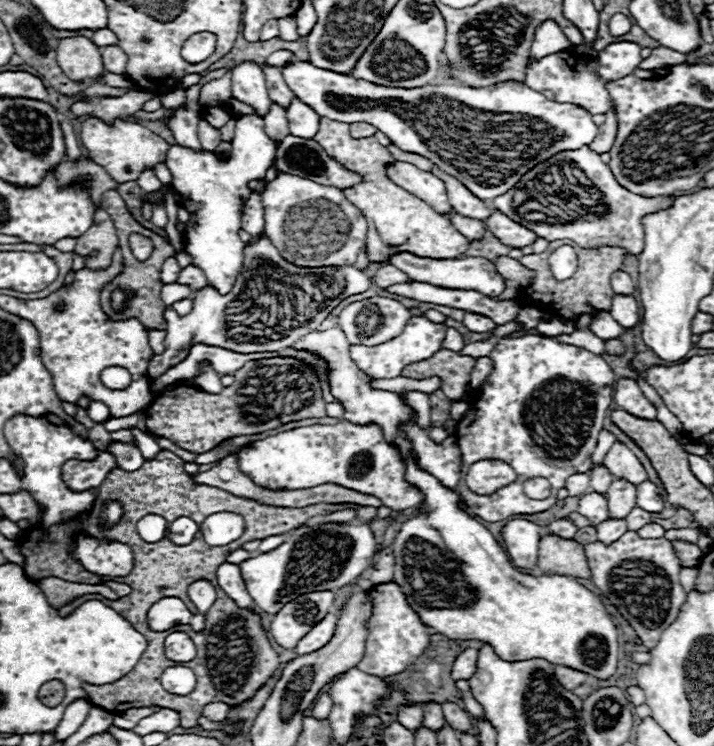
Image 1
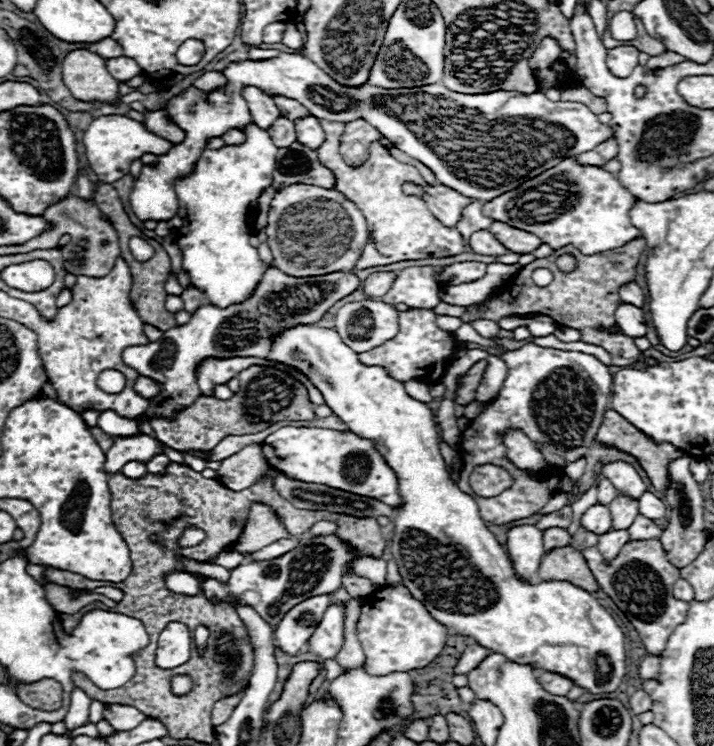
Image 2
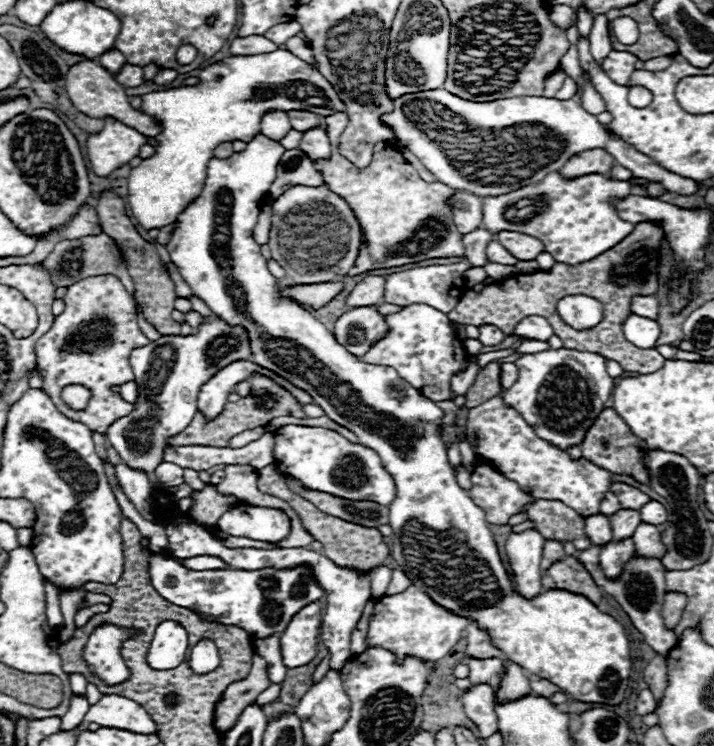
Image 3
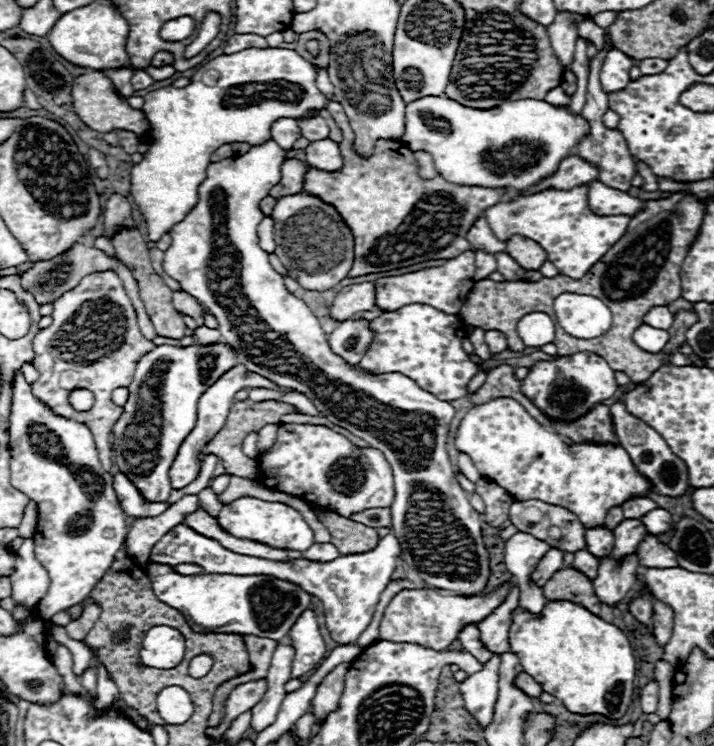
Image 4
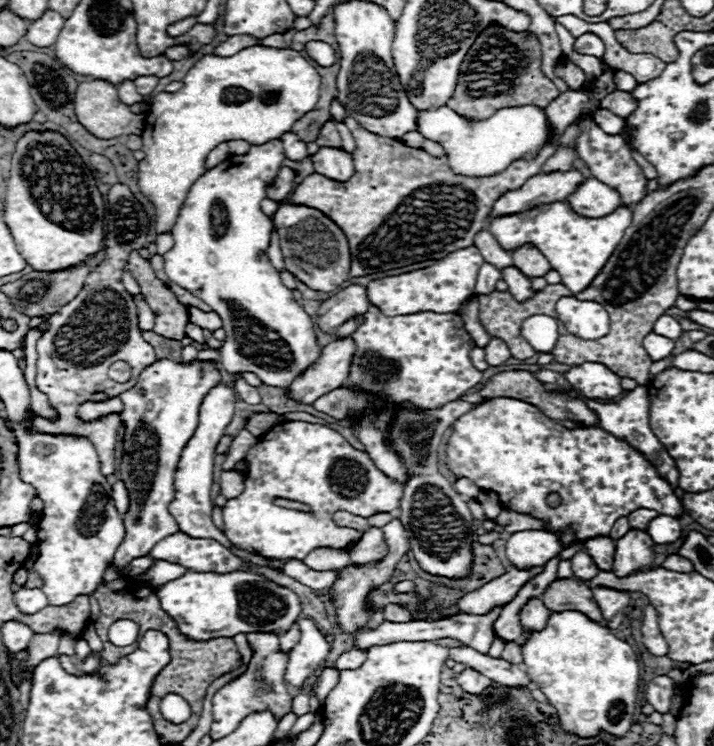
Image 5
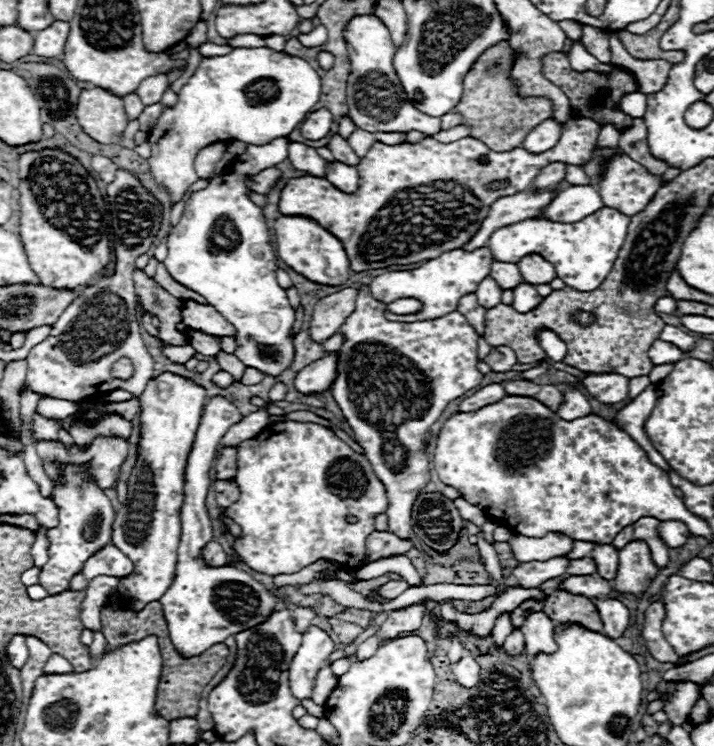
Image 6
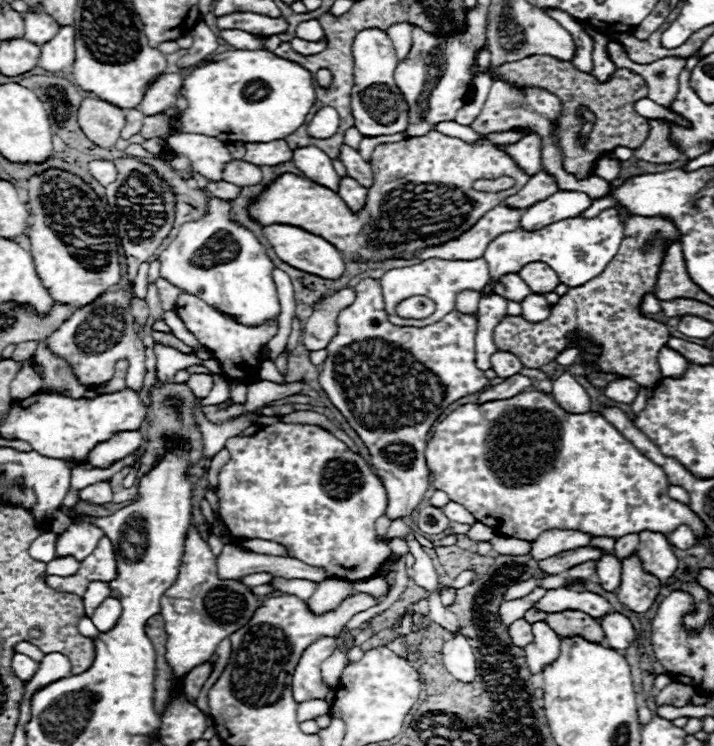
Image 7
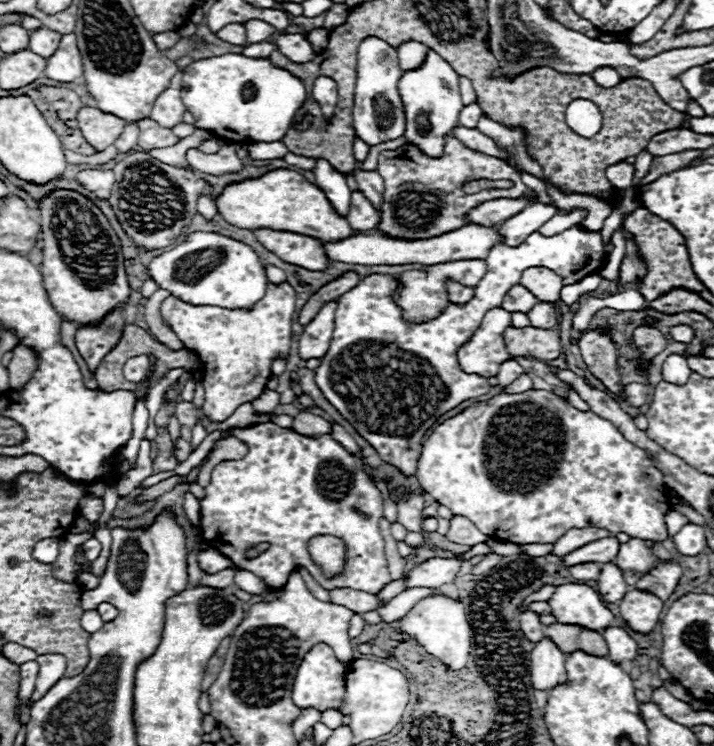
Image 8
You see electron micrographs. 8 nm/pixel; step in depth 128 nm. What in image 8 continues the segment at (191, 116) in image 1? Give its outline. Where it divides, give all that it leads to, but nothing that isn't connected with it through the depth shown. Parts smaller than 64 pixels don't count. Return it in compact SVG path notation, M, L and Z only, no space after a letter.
M84 106L78 112L78 128L86 138L86 142L96 152L102 152L108 146L112 146L122 134L124 126L126 126L126 120L112 114L104 114L92 106Z

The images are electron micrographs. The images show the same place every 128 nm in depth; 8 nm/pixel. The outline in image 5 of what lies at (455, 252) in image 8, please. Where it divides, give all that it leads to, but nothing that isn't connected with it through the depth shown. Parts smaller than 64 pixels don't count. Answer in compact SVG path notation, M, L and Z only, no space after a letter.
M568 170L568 172L558 172L558 174L538 174L538 176L530 178L518 190L510 190L500 196L494 202L488 224L498 216L520 214L520 212L526 212L526 210L542 206L542 204L564 200L582 182L584 182L584 178L578 170Z

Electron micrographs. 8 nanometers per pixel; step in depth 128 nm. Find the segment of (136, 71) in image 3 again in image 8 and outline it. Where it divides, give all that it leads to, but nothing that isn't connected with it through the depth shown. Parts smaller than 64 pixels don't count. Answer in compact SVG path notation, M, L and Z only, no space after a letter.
M178 70L174 74L174 78L170 80L172 86L168 90L164 90L160 94L160 98L154 102L150 118L164 128L174 128L176 124L184 122L186 108L184 108L182 98L180 98L180 82L182 82L182 72Z

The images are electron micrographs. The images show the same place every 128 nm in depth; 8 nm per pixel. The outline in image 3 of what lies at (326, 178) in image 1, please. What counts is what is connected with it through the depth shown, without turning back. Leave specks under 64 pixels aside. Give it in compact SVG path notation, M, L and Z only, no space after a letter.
M286 150L278 164L278 174L270 186L270 198L278 198L290 186L322 186L322 174L314 170L314 162L302 150Z

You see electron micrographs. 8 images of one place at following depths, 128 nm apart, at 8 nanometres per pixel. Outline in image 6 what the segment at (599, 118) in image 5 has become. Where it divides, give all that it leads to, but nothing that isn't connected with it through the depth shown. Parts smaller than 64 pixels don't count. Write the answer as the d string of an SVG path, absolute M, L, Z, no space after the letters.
M604 126L598 136L598 148L618 148L620 134L612 130L612 126Z

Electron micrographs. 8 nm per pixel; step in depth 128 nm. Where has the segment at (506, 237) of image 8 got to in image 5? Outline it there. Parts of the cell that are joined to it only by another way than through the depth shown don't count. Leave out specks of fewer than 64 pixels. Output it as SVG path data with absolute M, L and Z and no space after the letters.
M590 178L582 182L566 200L570 208L574 208L576 214L582 216L602 216L610 214L610 210L616 210L620 206L620 196L614 194L614 190L606 184L602 184L596 178Z

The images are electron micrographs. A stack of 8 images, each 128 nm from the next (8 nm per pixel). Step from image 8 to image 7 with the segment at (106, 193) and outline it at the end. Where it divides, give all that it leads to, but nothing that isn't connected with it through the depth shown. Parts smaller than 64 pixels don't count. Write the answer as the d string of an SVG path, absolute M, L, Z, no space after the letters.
M94 160L94 162L90 162L88 170L102 186L108 186L108 184L112 184L116 180L116 168L108 160Z

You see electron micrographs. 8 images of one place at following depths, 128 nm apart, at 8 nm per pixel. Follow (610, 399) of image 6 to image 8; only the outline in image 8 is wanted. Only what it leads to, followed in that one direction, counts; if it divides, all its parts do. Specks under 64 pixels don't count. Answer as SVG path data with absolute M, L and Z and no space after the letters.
M628 384L628 386L624 388L624 392L626 392L626 398L628 398L630 406L640 408L640 406L644 406L644 402L646 402L648 386L644 386L644 384Z

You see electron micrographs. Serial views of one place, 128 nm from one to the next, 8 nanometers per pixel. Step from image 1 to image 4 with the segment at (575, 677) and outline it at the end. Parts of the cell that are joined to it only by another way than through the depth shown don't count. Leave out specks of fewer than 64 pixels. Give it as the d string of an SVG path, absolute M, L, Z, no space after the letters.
M520 672L520 674L514 678L514 686L520 688L524 694L528 694L528 696L532 696L532 698L542 694L542 688L538 688L538 682L536 682L534 678L530 678L528 674L524 674L524 672Z

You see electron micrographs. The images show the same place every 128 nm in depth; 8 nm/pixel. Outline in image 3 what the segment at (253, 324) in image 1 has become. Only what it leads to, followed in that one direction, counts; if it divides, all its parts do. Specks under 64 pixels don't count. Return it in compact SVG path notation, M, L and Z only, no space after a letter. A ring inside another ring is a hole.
M324 282L324 284L310 284L310 286L290 286L282 290L282 294L290 294L294 300L308 304L312 308L322 308L342 290L342 282ZM220 318L204 322L196 336L160 336L150 342L150 346L142 346L130 354L130 366L136 376L134 382L138 384L136 408L114 422L105 436L126 466L146 472L154 492L166 488L154 470L164 462L164 448L170 446L168 438L186 430L194 420L200 386L230 362L248 360L248 356L250 348L246 330L230 328Z

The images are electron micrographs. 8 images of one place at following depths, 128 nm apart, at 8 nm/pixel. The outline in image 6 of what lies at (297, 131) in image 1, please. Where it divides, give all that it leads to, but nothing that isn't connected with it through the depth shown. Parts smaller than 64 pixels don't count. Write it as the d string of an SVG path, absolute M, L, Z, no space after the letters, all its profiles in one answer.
M332 162L332 164L328 164L326 180L330 180L338 190L352 194L358 190L360 176L358 176L358 170L354 166L346 166L342 162Z

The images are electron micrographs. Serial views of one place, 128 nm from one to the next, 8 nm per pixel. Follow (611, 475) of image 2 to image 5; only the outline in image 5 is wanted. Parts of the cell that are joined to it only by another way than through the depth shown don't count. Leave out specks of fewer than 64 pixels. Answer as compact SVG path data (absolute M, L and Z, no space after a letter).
M634 510L634 514L628 516L628 522L630 522L630 528L634 530L646 530L650 520L654 520L658 516L656 510Z

